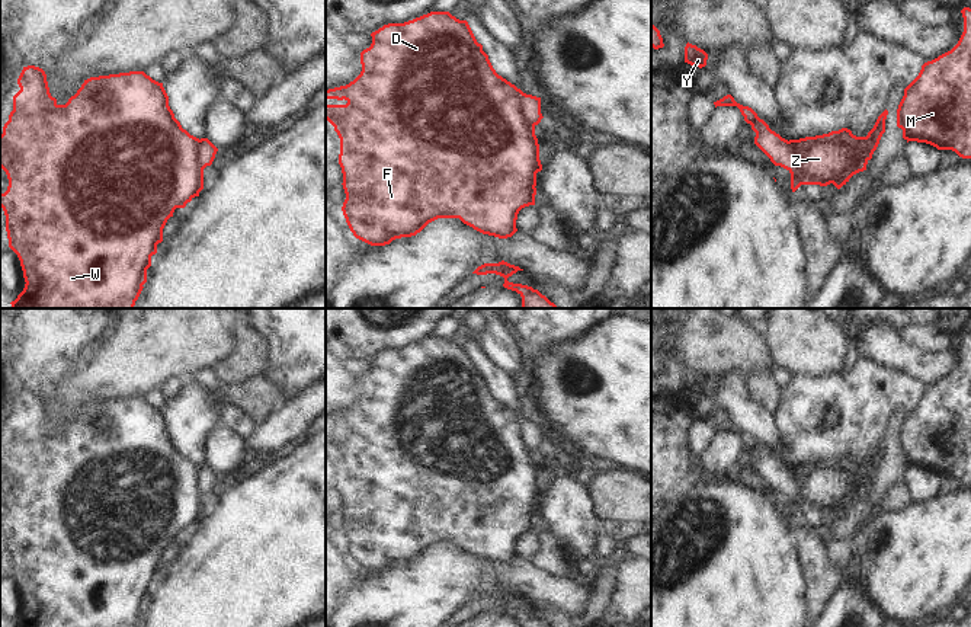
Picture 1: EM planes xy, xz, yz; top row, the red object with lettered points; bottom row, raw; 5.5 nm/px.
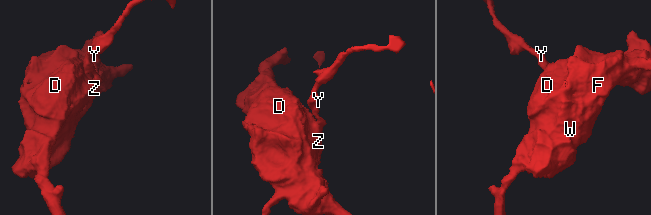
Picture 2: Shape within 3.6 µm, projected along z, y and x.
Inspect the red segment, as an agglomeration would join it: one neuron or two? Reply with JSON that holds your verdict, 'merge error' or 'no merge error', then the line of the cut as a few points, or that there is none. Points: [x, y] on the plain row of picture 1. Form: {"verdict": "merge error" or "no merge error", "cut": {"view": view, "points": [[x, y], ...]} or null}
{"verdict": "merge error", "cut": {"view": "yz", "points": [[787, 467], [787, 474], [797, 486], [797, 496], [813, 509]]}}

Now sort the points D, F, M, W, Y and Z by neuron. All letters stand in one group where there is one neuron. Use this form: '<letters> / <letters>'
D F M W Z / Y

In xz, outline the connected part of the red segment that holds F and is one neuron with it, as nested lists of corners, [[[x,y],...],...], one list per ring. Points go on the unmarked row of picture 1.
[[[430,338],[404,349],[388,349],[372,358],[371,362],[371,372],[360,378],[360,400],[346,412],[326,416],[326,425],[345,425],[347,428],[346,431],[326,431],[326,445],[334,452],[340,464],[339,490],[346,519],[342,537],[353,562],[371,572],[385,572],[395,564],[416,562],[438,544],[459,544],[483,560],[499,564],[512,563],[517,557],[519,537],[535,531],[536,499],[542,496],[535,451],[523,438],[523,418],[496,399],[468,348],[456,345],[449,338]]]

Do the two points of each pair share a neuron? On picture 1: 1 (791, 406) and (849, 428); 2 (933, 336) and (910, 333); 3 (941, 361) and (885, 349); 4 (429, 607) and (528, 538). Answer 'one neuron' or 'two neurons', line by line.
1: one neuron
2: one neuron
3: one neuron
4: two neurons

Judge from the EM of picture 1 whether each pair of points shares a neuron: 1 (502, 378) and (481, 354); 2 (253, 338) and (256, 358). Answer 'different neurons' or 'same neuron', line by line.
1: same neuron
2: same neuron

